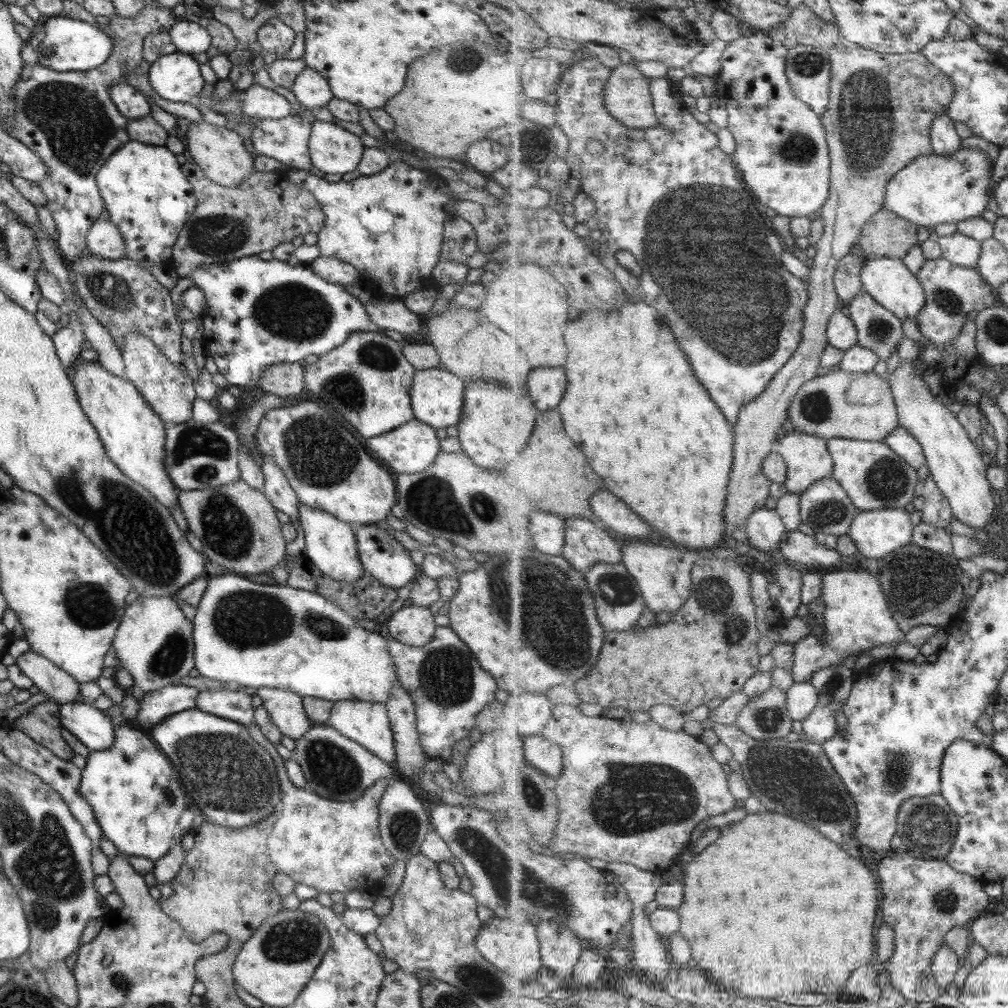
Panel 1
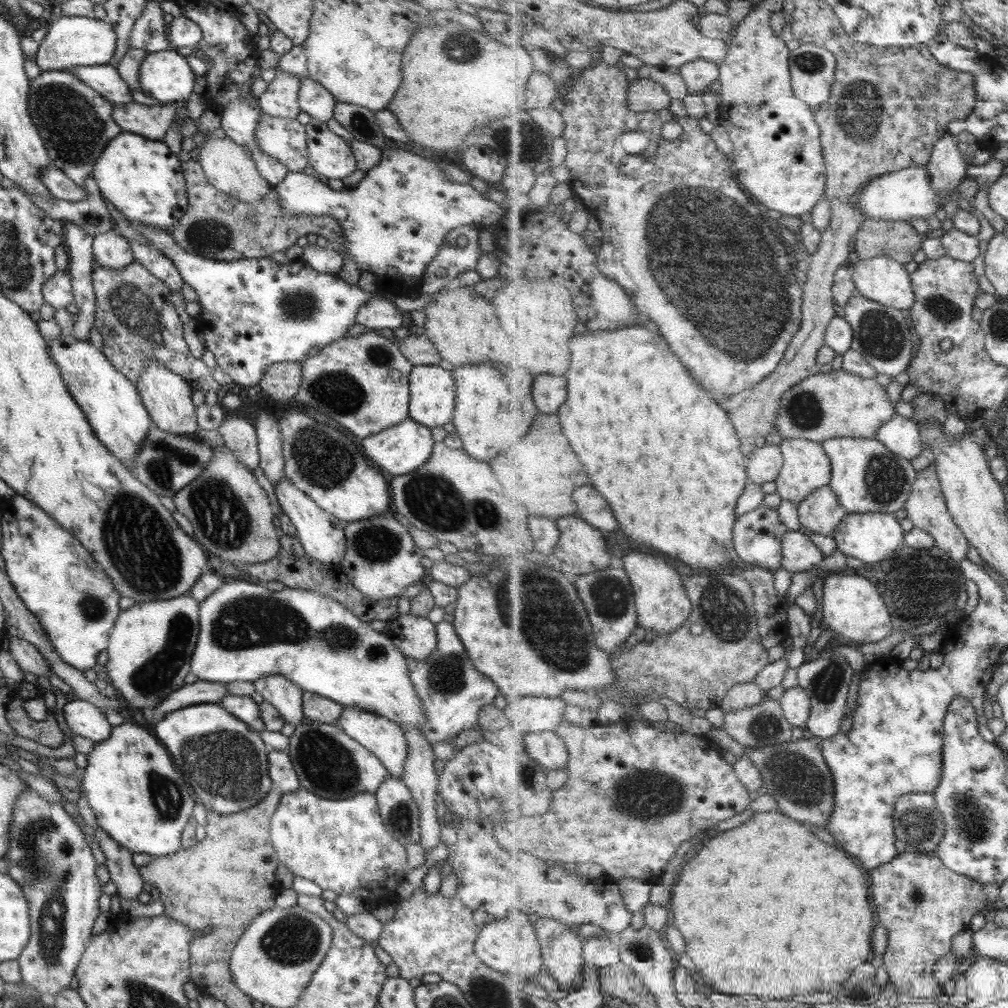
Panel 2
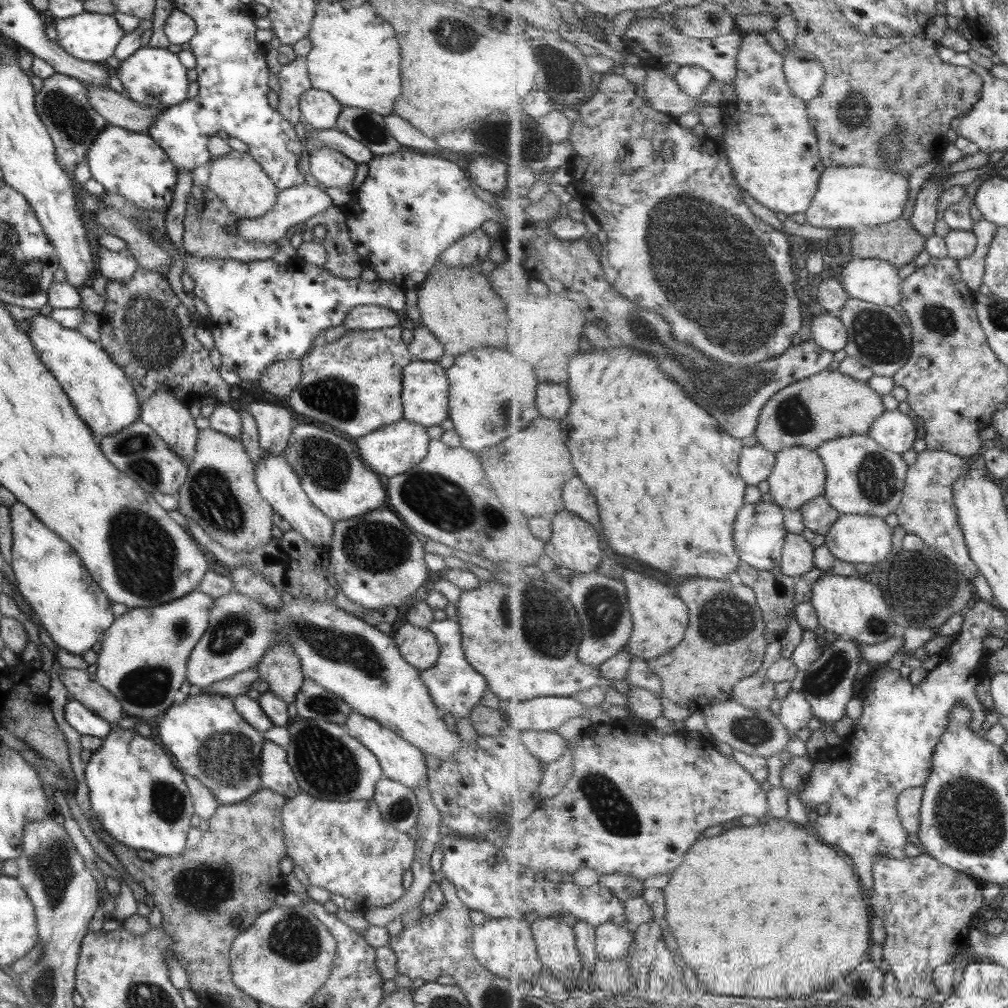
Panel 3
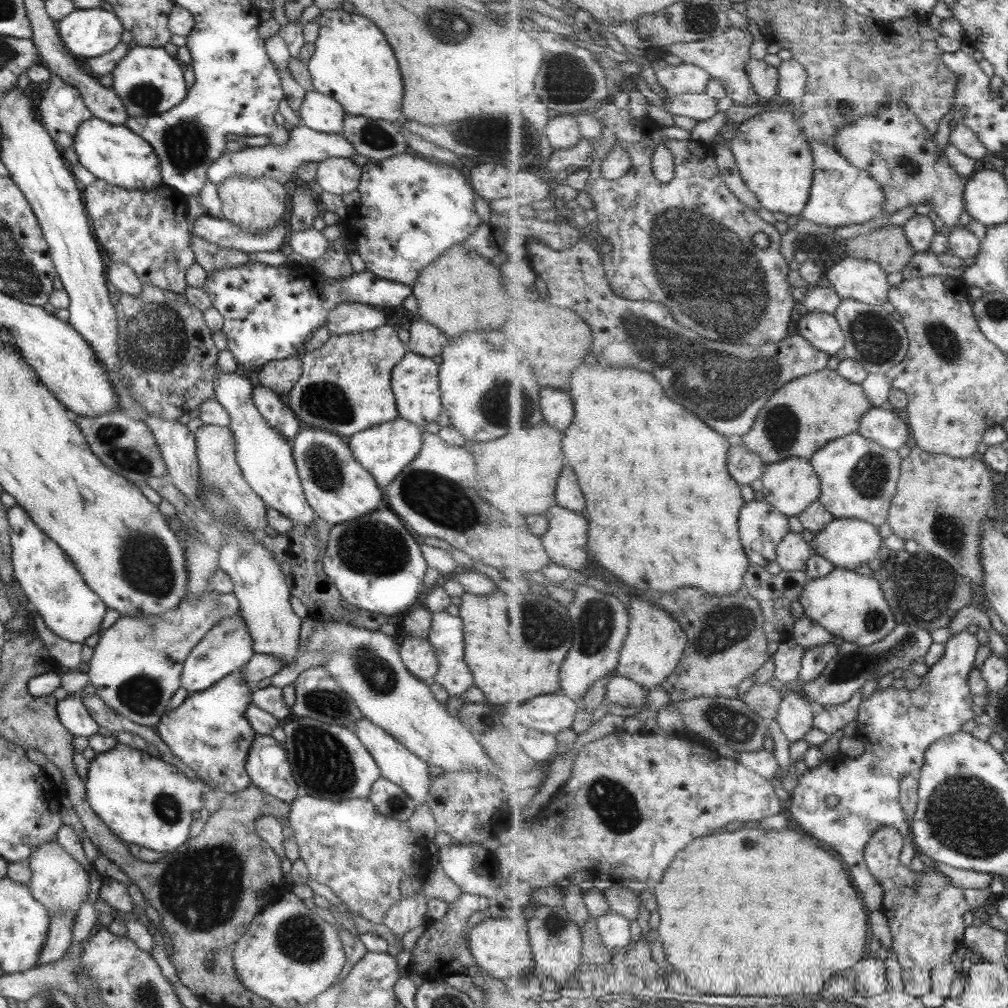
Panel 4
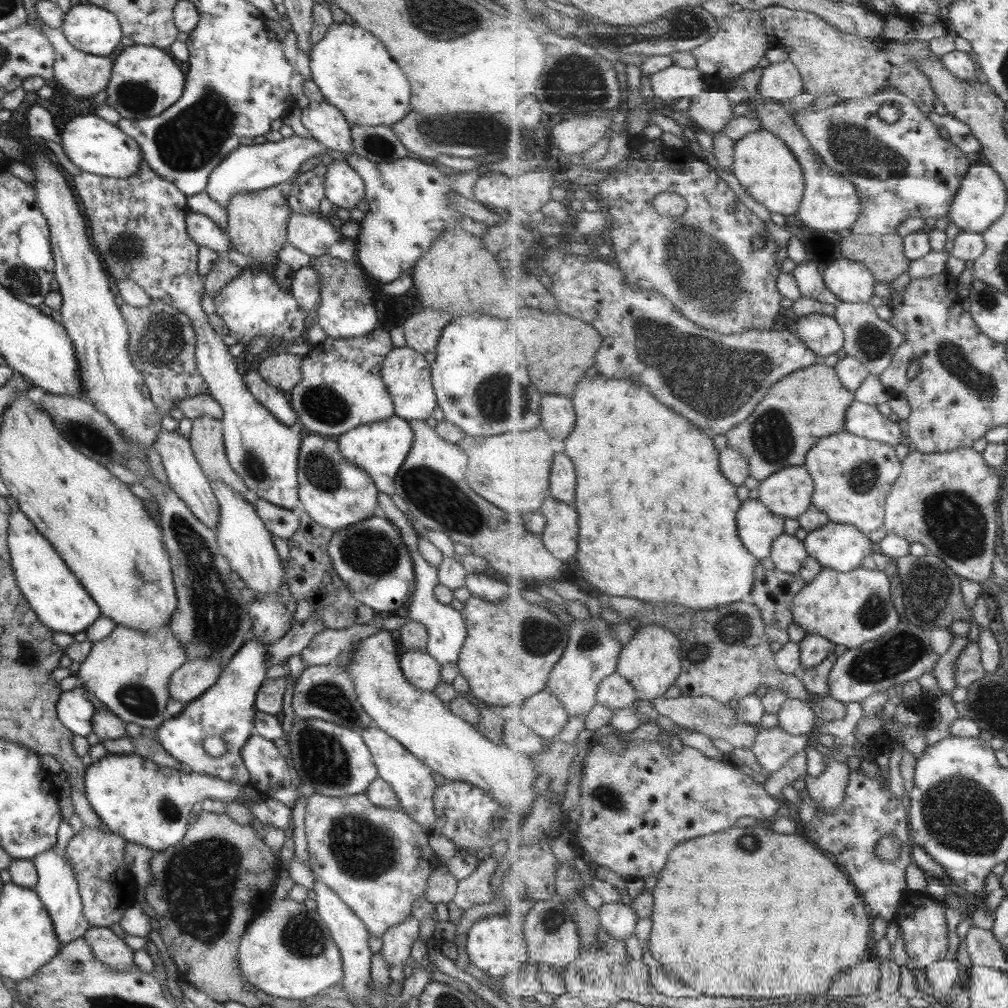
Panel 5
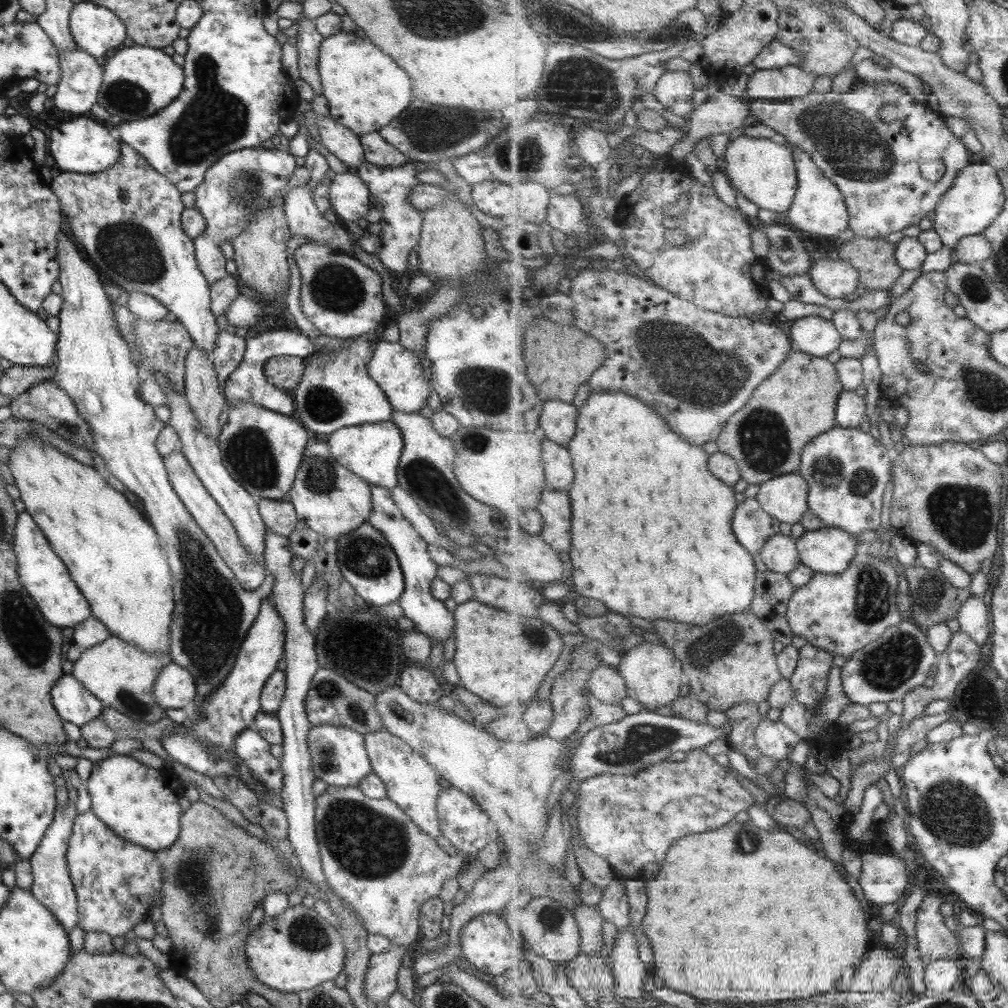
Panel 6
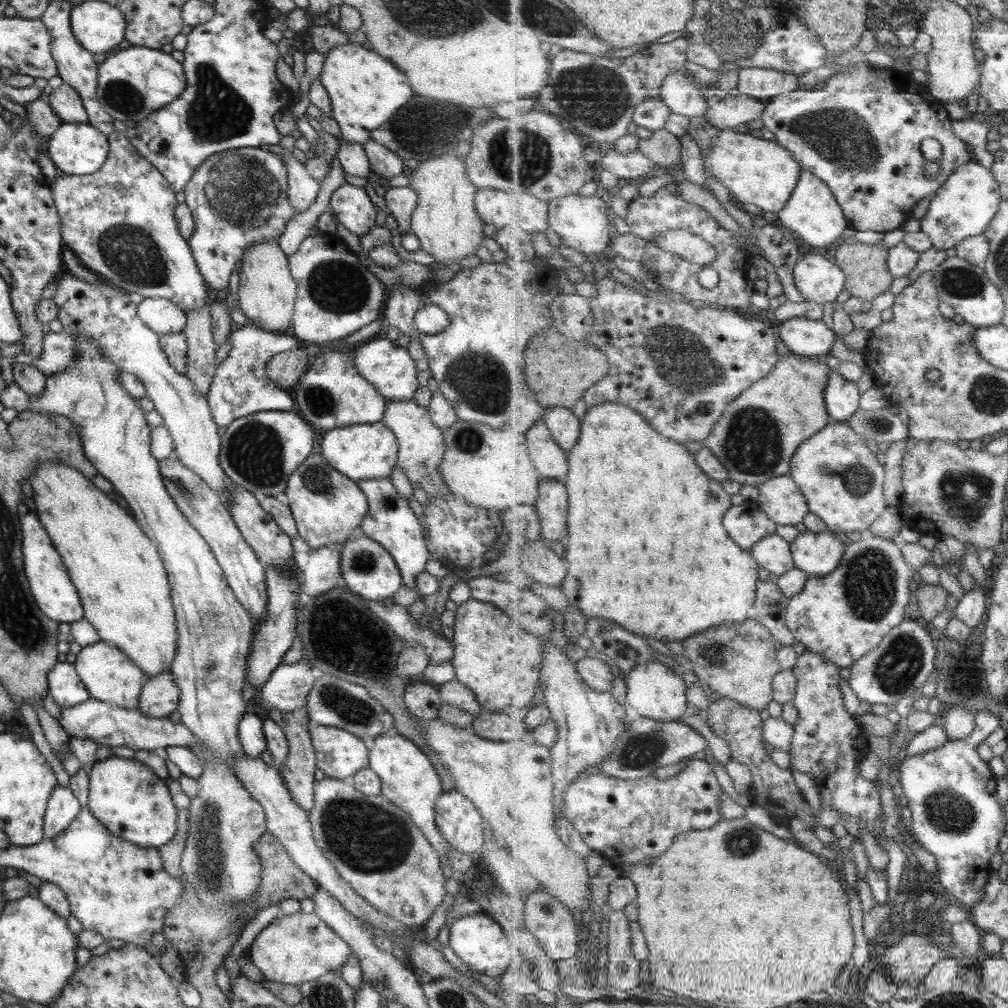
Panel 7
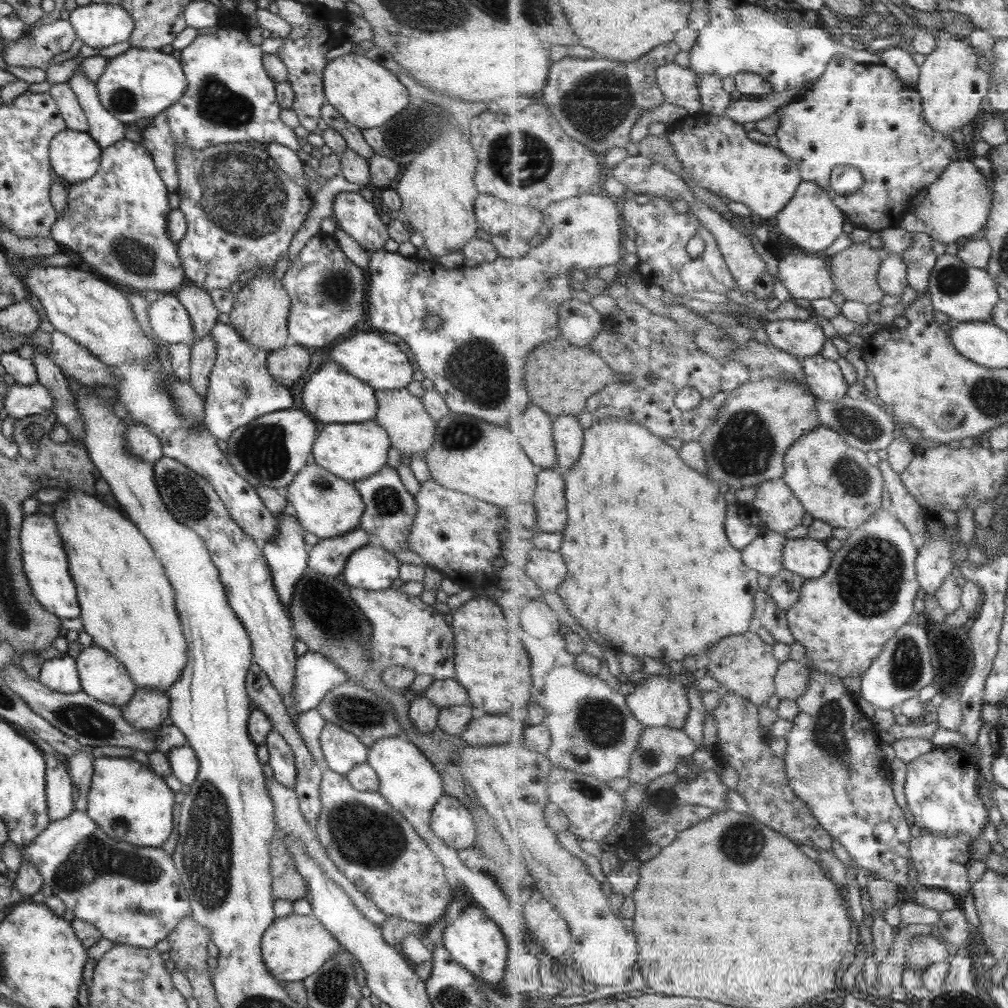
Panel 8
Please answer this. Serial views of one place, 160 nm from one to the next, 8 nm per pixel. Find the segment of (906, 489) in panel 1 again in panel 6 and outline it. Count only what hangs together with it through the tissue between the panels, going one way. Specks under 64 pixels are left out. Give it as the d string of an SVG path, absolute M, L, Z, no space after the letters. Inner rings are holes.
M835 426L829 432L816 436L801 456L799 473L809 482L808 505L810 510L821 517L825 526L845 529L855 536L867 530L879 530L883 514L883 494L885 486L894 472L895 454L890 448L877 443L867 432L859 428Z

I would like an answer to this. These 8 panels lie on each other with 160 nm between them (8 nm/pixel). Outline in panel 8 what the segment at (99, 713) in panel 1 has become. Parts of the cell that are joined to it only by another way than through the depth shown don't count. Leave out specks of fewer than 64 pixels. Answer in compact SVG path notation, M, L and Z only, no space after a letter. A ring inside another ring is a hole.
M67 653L44 660L39 666L38 681L55 692L71 694L81 691L76 662Z

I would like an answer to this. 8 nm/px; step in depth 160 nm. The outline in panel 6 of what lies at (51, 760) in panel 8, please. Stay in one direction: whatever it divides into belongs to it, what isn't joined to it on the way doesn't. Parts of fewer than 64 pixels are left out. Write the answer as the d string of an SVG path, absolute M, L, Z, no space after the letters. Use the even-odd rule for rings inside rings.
M68 787L67 789L67 803L63 806L63 810L57 808L57 811L53 813L53 820L51 820L49 828L45 830L41 842L35 848L35 852L28 859L28 862L32 875L32 884L29 890L31 896L49 910L68 933L77 924L78 914L76 895L73 891L73 884L69 879L69 873L67 873L67 865L65 863L65 852L73 827L72 823L77 816L77 812L75 812L77 794L73 787Z

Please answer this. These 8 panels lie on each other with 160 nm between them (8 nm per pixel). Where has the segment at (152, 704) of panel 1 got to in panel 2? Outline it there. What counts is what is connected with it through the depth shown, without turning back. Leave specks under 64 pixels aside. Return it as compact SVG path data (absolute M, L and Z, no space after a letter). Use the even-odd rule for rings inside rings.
M195 681L191 684L184 683L177 690L170 692L156 707L155 710L163 711L164 714L173 712L186 706L201 703L217 703L227 690L221 683L209 681Z

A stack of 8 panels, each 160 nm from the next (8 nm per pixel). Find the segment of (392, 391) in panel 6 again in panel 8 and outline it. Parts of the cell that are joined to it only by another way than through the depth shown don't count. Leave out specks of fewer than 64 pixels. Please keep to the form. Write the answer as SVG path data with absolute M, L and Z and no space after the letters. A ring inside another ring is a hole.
M357 332L355 336L335 344L331 350L326 350L326 353L333 363L353 378L368 384L374 392L401 390L411 381L414 370L414 364L407 361L396 344L385 342L377 332Z

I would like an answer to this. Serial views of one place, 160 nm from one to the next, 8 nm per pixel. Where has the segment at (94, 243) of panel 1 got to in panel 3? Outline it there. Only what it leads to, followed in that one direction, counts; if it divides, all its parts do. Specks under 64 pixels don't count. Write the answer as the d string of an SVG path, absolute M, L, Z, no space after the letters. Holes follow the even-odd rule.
M97 245L98 270L97 275L105 276L107 280L126 282L138 269L136 258L128 248L122 251L109 251Z

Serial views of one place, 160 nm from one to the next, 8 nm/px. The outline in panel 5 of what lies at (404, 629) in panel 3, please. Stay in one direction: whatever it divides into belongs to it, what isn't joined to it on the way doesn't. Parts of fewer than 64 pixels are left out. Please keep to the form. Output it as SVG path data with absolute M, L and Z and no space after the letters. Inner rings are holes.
M400 650L399 668L413 688L431 692L440 681L440 664L426 651Z

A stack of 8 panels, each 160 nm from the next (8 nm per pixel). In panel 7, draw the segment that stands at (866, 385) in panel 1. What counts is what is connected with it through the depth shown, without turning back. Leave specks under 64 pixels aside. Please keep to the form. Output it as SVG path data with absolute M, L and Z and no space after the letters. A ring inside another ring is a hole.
M795 353L780 358L780 363L768 377L753 384L740 399L729 404L720 422L713 427L712 434L701 442L725 465L730 473L729 480L740 485L761 486L773 478L790 475L792 458L800 444L833 421L828 412L828 402L825 401L825 390L833 369L826 362L811 362L808 358Z

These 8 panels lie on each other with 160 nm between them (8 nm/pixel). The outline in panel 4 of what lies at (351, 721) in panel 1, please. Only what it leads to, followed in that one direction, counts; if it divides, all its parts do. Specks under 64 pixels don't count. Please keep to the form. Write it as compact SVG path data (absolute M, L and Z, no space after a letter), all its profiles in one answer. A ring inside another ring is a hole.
M362 718L357 722L354 733L365 750L373 757L381 777L398 786L414 803L424 804L426 802L428 786L432 780L427 773L427 765L424 761L419 760L392 736L389 736L388 732L371 724L367 719Z

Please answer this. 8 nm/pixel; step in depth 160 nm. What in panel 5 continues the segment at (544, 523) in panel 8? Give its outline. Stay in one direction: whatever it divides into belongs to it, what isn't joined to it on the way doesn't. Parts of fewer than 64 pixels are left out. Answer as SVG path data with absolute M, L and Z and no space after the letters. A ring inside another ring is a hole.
M553 496L544 500L541 513L545 515L546 527L541 533L545 546L563 562L571 560L579 552L579 514L569 503Z

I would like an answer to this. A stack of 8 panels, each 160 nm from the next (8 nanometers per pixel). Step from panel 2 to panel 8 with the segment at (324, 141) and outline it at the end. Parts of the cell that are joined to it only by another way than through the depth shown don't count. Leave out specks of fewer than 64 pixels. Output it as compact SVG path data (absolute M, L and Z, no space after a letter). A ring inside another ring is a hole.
M357 191L336 194L331 218L368 255L383 249L388 232L386 224L379 220L379 208L365 201Z

